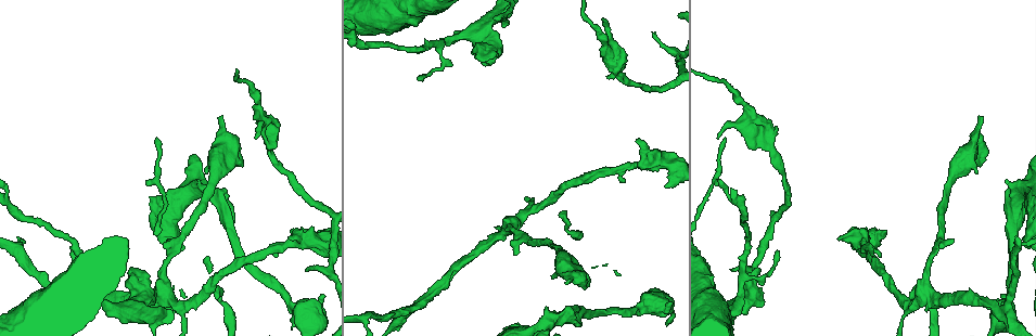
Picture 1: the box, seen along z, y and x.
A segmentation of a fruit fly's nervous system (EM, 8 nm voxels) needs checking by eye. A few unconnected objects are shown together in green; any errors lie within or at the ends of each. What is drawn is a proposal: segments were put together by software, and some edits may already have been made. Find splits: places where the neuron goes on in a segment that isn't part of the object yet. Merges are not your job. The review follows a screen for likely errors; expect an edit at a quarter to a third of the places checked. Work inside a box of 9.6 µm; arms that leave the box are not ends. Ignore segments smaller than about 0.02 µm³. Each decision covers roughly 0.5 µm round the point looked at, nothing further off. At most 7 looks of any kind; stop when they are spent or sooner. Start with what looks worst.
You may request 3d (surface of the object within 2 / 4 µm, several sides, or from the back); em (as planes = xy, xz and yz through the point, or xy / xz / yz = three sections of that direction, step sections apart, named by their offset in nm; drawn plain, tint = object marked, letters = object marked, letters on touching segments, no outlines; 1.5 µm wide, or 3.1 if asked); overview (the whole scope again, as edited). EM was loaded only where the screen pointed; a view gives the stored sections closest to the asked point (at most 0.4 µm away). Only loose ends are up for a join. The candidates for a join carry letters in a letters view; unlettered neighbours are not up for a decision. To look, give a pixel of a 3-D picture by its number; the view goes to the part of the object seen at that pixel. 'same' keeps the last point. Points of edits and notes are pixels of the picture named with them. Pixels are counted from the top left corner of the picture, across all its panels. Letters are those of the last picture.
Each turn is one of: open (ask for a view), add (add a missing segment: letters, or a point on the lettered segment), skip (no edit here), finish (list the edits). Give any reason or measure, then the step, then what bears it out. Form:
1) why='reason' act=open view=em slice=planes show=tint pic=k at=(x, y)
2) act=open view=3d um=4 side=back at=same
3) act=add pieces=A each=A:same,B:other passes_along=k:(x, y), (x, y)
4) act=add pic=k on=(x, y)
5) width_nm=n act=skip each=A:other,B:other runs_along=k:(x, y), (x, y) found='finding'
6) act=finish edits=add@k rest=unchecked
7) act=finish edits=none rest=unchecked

why='an open end' act=open view=em slice=planes show=tint pic=1 at=(980, 117)

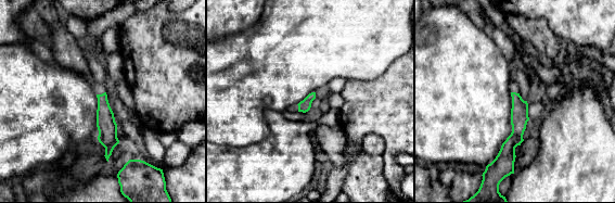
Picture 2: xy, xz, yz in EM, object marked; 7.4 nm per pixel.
why='what lies round it' act=open view=em slice=planes show=letters at=same

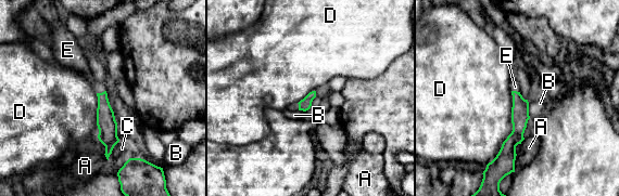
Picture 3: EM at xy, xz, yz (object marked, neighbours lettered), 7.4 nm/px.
longest_contact=D:600nm act=add pieces=E each=A:other,B:other,C:other,D:other,E:same found='it goes on there'

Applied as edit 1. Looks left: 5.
why='tapers out' act=open view=3d um=4 pic=1 at=(305, 270)

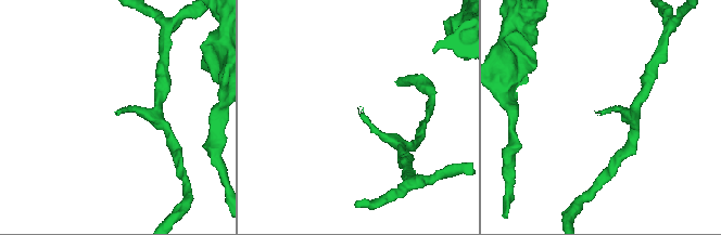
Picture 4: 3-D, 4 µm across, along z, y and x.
why='now the EM' act=open view=em slice=planes show=letters pic=4 at=(117, 113)

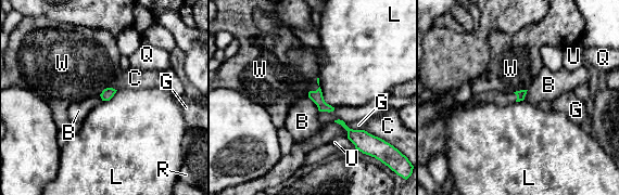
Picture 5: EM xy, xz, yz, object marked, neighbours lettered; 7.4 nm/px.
act=skip each=B:other,C:other,G:other,L:other,Q:other,R:other,U:other,W:other border=5:(308, 96), (319, 111) found='none of them fits'

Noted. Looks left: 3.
why='free end' act=open view=3d um=2 side=back pic=1 at=(952, 241)

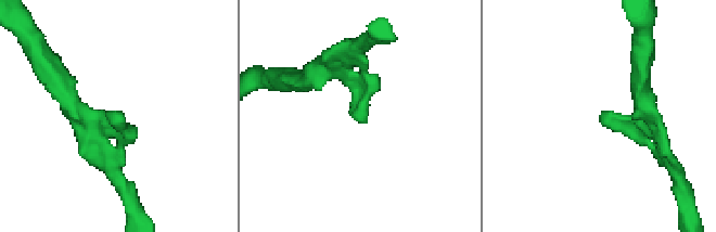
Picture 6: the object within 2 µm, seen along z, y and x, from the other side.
act=open view=em slice=yz step=8 show=letters pic=6 at=(121, 116)

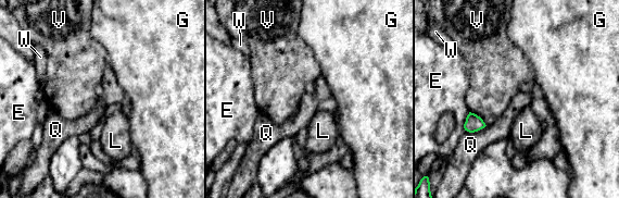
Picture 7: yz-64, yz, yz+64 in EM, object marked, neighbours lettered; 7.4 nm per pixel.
act=open view=em slice=xz step=8 show=letters at=same

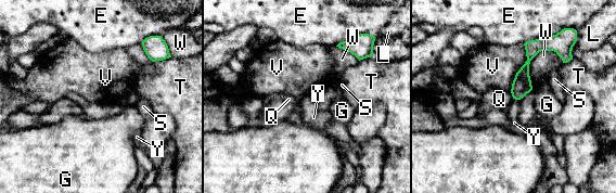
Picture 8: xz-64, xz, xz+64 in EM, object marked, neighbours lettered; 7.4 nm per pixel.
act=skip each=E:other,G:other,L:other,Q:other,S:other,T:other,V:other,W:other,Y:other found='no lettered segment goes on from it'

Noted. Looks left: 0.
act=finish edits=add@3 rest=unchecked

